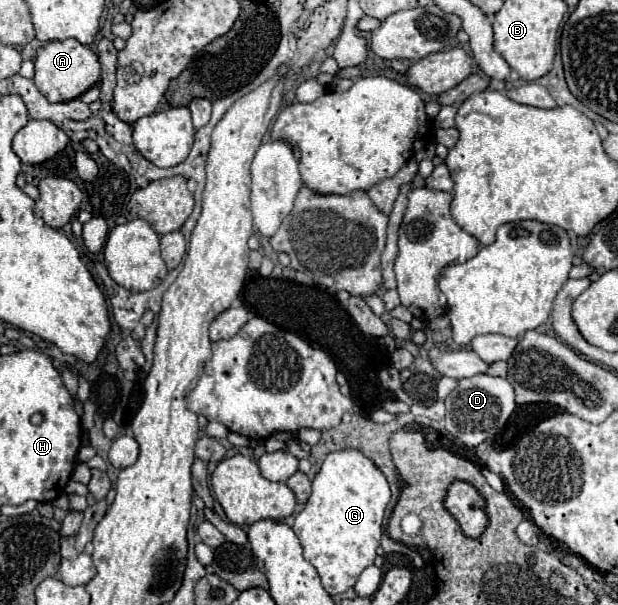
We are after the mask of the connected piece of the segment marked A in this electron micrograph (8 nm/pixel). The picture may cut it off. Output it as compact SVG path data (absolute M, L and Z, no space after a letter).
M77 39L51 41L45 47L37 49L37 55L35 55L35 77L33 77L33 81L35 81L37 89L51 103L77 99L87 89L91 89L93 85L97 85L99 79L101 79L101 65L99 65L97 53L91 47L81 45Z

